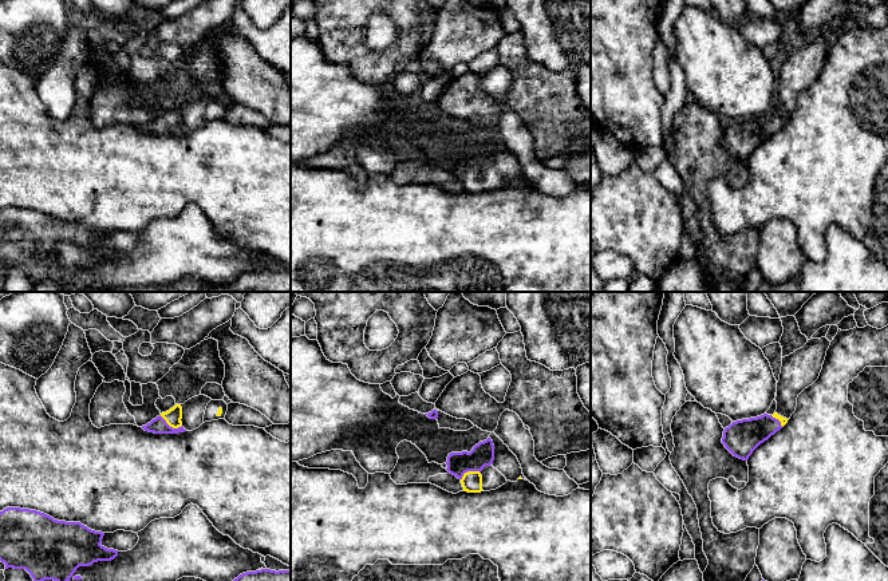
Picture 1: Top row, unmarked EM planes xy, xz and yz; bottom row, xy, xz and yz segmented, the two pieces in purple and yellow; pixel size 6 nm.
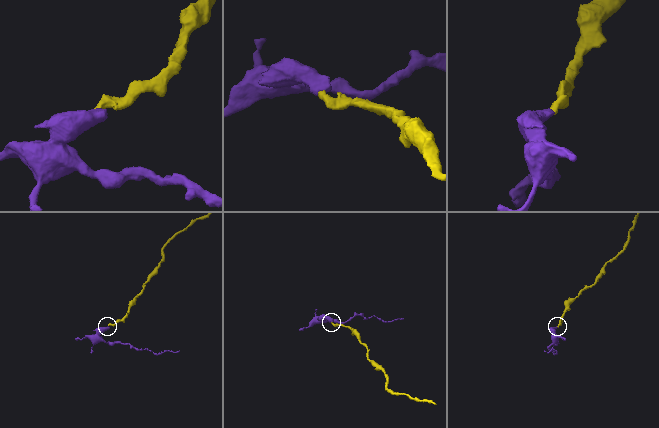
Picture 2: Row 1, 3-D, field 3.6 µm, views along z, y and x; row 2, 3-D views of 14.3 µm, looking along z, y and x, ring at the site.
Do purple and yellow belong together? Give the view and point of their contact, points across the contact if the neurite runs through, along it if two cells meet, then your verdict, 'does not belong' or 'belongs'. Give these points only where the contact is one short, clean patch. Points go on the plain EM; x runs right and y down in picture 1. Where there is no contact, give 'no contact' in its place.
contact xy (169, 126); way xy (158, 126), (169, 126), (173, 117); belongs

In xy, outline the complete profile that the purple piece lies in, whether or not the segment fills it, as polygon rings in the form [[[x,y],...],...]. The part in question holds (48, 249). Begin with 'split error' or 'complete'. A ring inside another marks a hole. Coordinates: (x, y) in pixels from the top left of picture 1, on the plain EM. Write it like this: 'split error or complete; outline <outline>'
complete; outline [[[7,208],[0,212],[0,261],[5,269],[25,269],[36,284],[54,280],[59,282],[59,292],[83,292],[83,285],[66,284],[76,269],[118,256],[118,250],[100,245],[103,236],[80,222]]]

